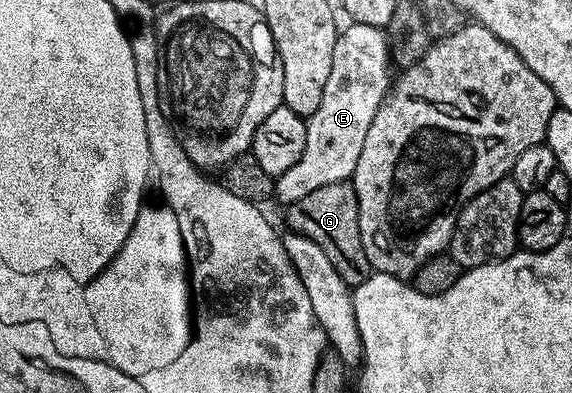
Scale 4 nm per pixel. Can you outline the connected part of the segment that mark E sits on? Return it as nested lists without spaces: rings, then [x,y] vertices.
[[[369,25],[348,27],[340,33],[337,44],[333,44],[333,64],[329,68],[329,80],[325,80],[321,105],[306,119],[305,152],[301,152],[301,160],[289,172],[275,179],[274,197],[280,198],[283,204],[301,200],[301,196],[309,196],[309,192],[325,184],[350,179],[357,168],[357,156],[361,156],[369,124],[373,124],[373,116],[377,116],[377,108],[387,96],[393,65],[388,58],[384,31]]]

